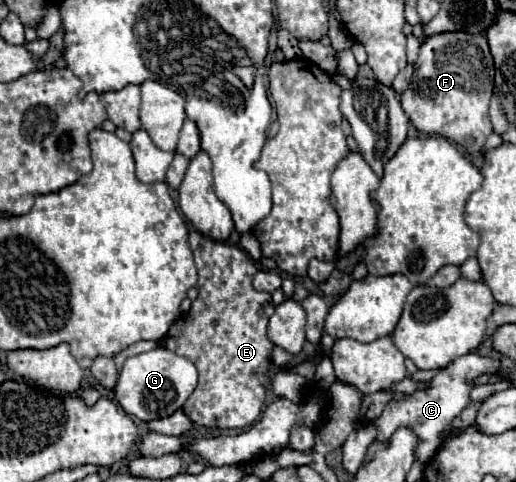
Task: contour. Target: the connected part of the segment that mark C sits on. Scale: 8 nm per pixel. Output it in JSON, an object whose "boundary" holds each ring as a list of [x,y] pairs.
{"boundary":[[[466,353],[462,357],[456,357],[450,365],[440,369],[430,379],[428,387],[422,387],[422,389],[418,389],[418,391],[414,391],[410,395],[404,395],[402,399],[394,399],[384,407],[382,415],[372,421],[376,431],[378,431],[376,441],[386,441],[386,437],[390,437],[390,433],[394,433],[398,427],[406,425],[406,427],[414,429],[414,433],[418,433],[418,457],[416,459],[426,463],[432,457],[432,453],[440,447],[446,427],[472,401],[470,391],[476,385],[474,379],[480,377],[480,375],[496,373],[498,369],[500,369],[500,361],[496,357],[488,357],[488,355],[484,357],[480,353]]]}

